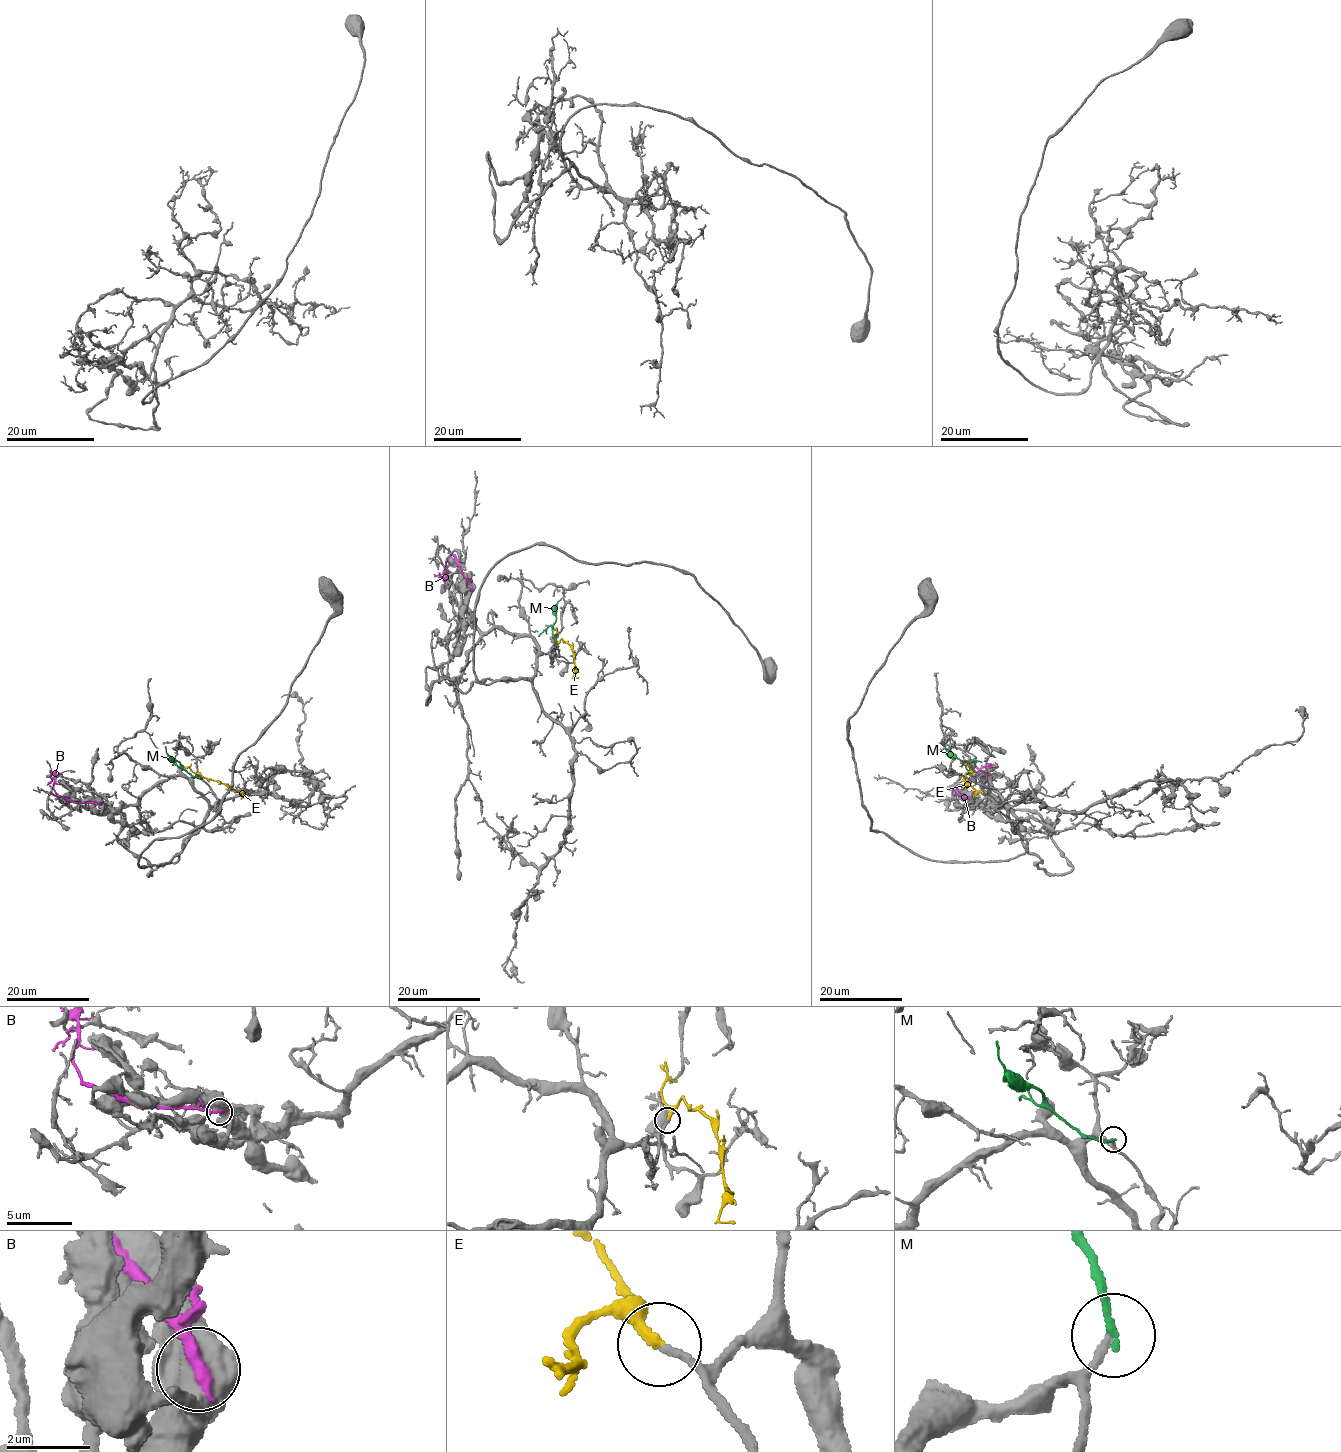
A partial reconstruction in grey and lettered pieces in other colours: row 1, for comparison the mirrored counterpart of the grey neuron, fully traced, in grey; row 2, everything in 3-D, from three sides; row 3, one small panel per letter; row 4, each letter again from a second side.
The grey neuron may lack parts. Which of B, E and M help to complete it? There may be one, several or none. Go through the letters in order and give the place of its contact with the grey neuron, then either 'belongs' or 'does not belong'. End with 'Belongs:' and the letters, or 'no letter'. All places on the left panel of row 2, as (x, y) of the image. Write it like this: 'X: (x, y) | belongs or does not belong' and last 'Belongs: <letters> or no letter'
B: (99, 804) | does not belong
E: (201, 777) | belongs
M: (202, 777) | does not belong
Belongs: E

